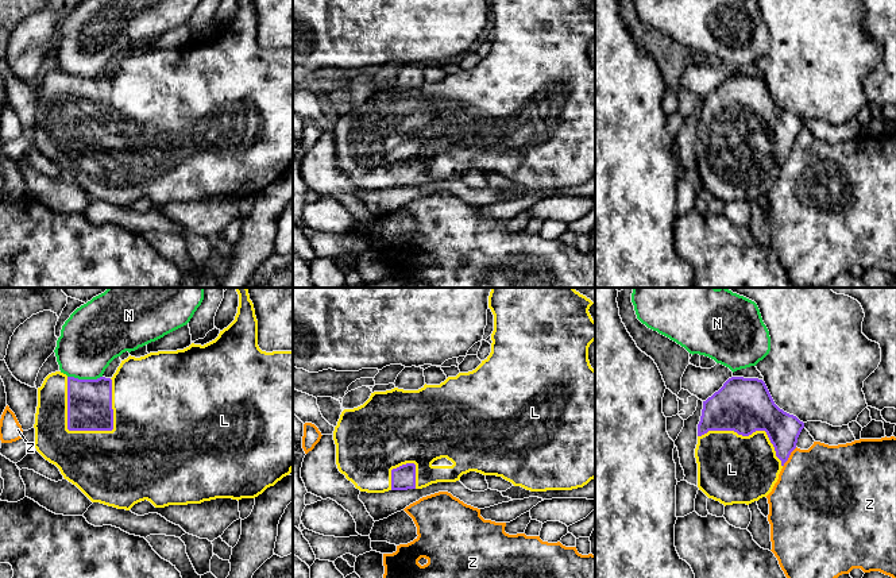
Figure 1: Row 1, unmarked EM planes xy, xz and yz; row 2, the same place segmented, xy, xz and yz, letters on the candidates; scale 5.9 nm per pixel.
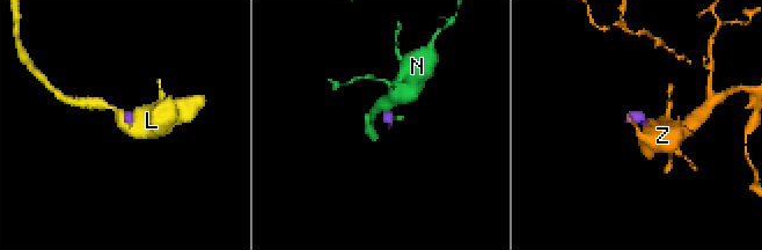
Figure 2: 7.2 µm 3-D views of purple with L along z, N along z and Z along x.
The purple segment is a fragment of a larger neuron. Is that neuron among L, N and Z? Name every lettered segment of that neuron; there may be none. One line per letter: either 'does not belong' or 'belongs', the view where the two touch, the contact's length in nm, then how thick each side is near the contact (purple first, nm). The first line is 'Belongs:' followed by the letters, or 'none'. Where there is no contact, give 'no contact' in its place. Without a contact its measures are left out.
Belongs: L
L: belongs | xy | 420 nm | 280/360 nm
N: does not belong | xy | 200 nm | 280/360 nm
Z: does not belong | yz | 150 nm | 200/480 nm

